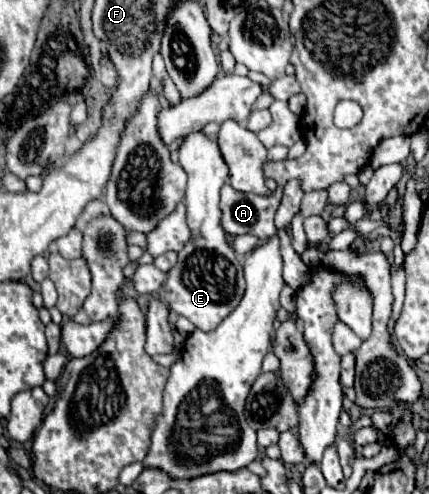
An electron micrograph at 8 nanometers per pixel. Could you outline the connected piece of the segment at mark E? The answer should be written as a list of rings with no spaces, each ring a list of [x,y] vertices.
[[[201,129],[185,135],[185,141],[179,147],[179,163],[189,177],[185,205],[187,205],[187,223],[193,231],[193,237],[179,251],[175,267],[167,273],[167,283],[163,285],[165,301],[175,313],[187,317],[197,329],[211,331],[239,305],[245,293],[243,267],[237,261],[235,251],[227,245],[225,231],[219,225],[221,219],[219,191],[225,179],[229,177],[229,167],[219,151],[217,139],[205,135]]]

